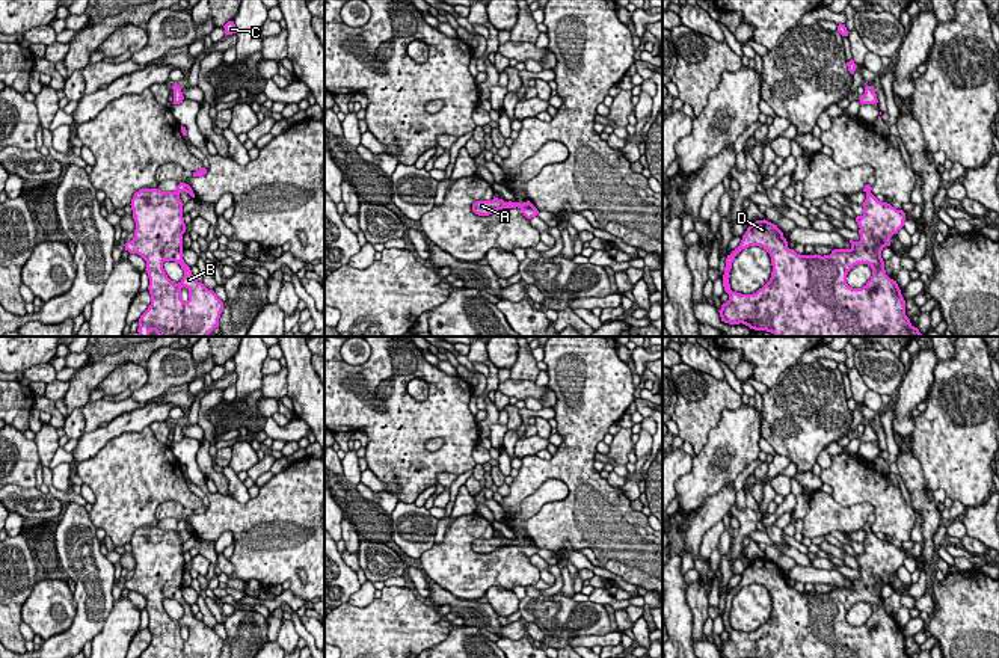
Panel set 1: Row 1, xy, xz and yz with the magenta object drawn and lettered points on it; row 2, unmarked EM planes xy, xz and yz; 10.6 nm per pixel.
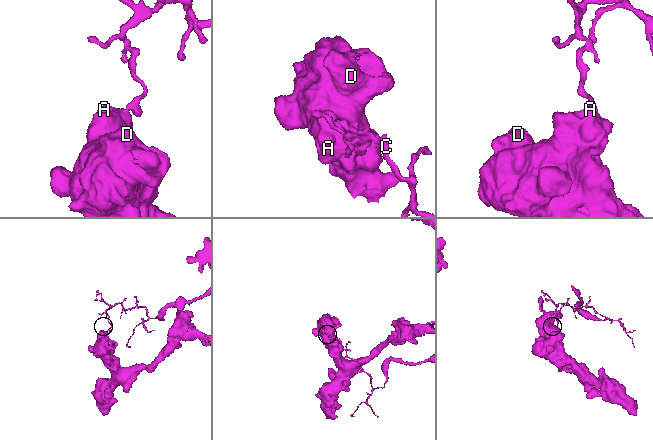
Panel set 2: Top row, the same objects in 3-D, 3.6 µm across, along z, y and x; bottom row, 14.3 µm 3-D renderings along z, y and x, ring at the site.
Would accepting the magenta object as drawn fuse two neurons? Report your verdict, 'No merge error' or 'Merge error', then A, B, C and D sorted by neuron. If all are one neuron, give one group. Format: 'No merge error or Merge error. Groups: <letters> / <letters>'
Merge error. Groups: A B D / C

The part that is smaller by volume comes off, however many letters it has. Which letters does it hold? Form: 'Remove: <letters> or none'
Remove: C

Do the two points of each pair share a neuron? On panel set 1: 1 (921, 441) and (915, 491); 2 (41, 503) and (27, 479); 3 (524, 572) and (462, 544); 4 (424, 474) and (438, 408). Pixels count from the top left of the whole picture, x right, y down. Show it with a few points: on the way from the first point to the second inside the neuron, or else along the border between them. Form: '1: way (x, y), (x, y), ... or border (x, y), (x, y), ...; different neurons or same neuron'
1: border (913, 426), (910, 448), (928, 488); different neurons
2: border (15, 483), (20, 486), (35, 486); different neurons
3: way (507, 572), (486, 572), (474, 560); same neuron
4: way (418, 458), (418, 429), (423, 424); same neuron

